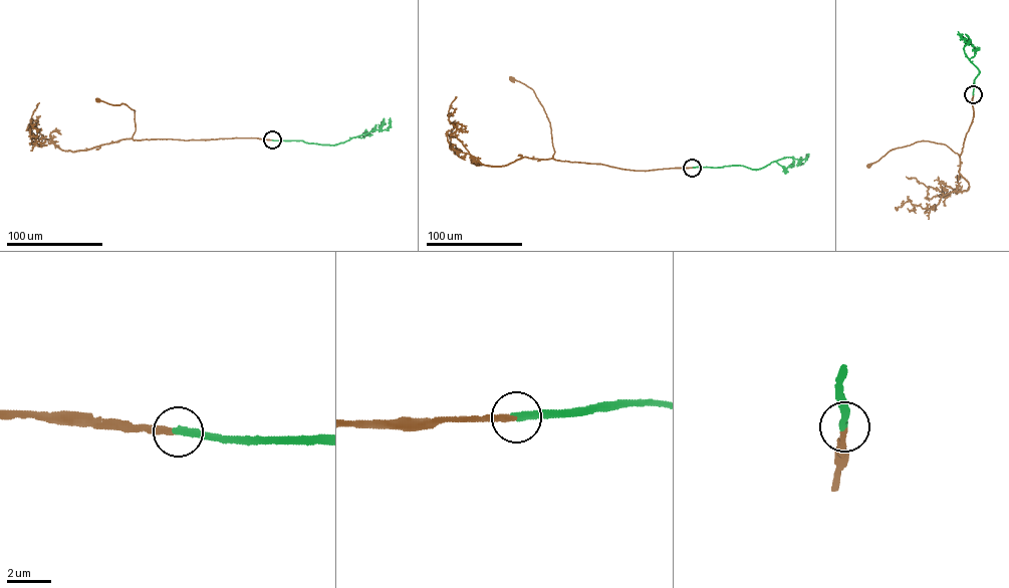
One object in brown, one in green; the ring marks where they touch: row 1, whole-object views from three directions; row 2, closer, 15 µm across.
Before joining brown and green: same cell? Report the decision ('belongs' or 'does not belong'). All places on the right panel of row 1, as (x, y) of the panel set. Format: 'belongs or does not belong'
belongs

